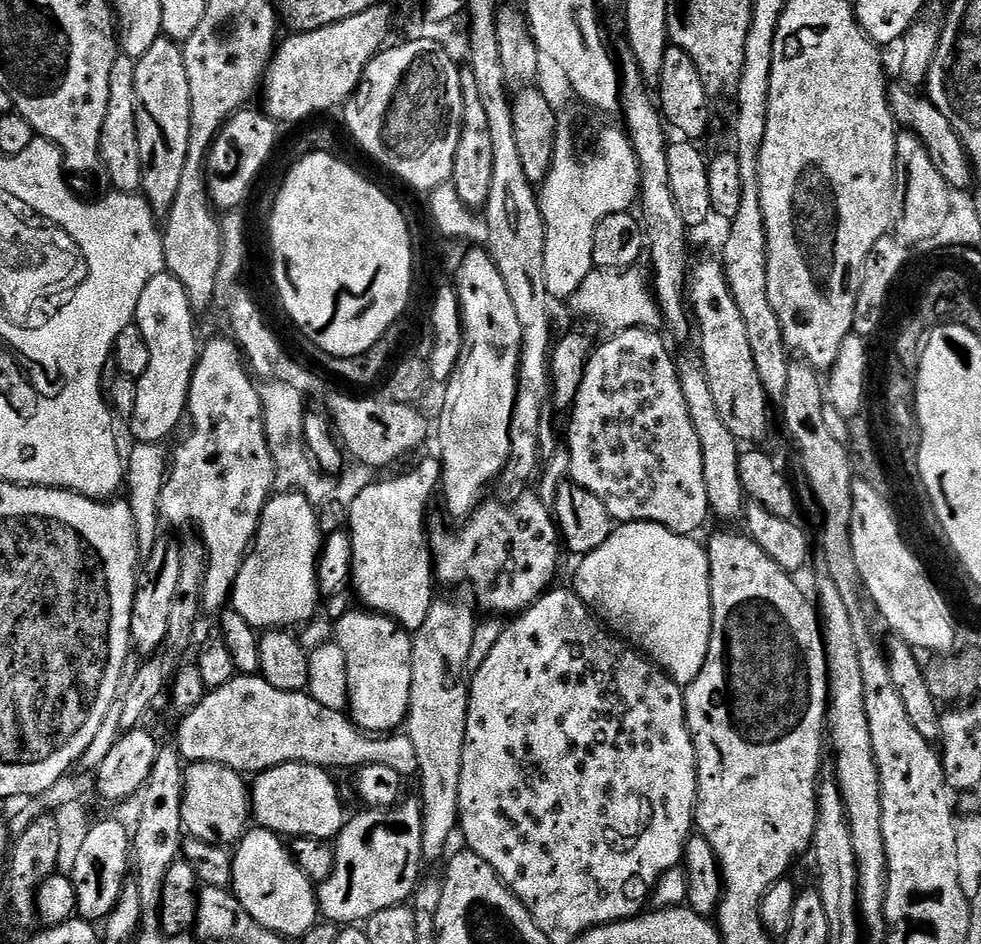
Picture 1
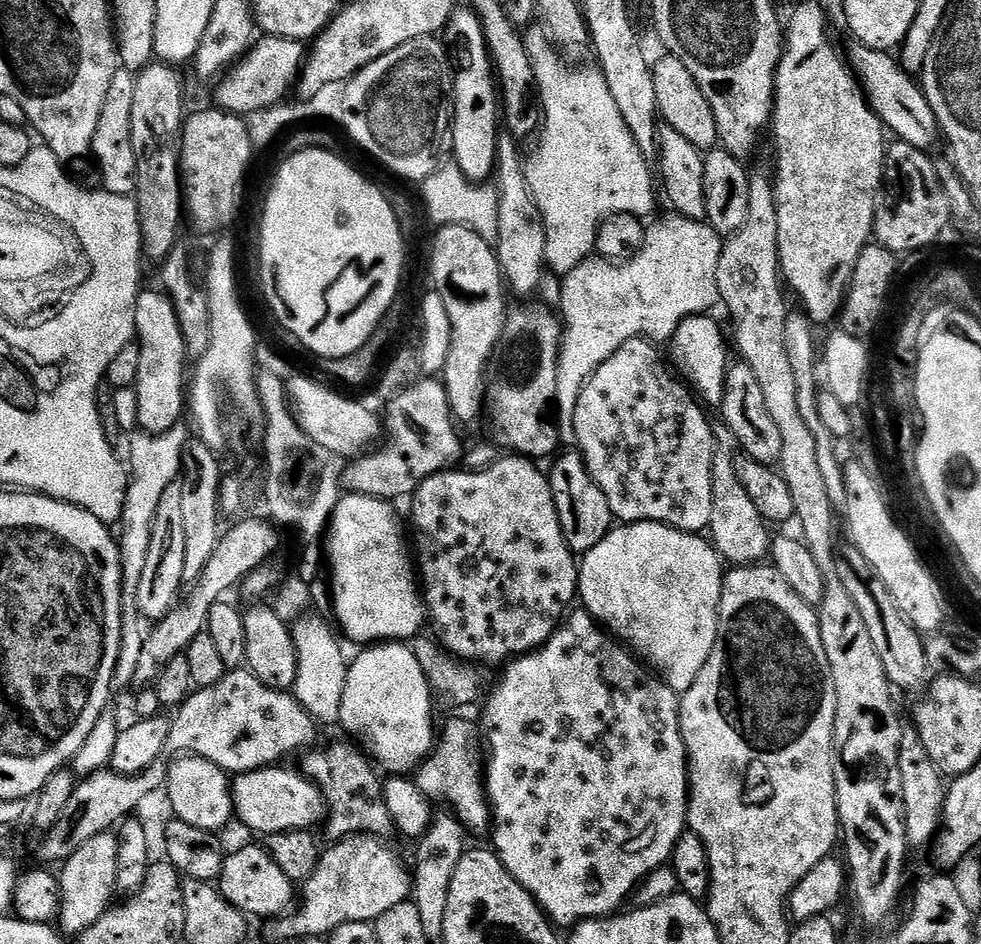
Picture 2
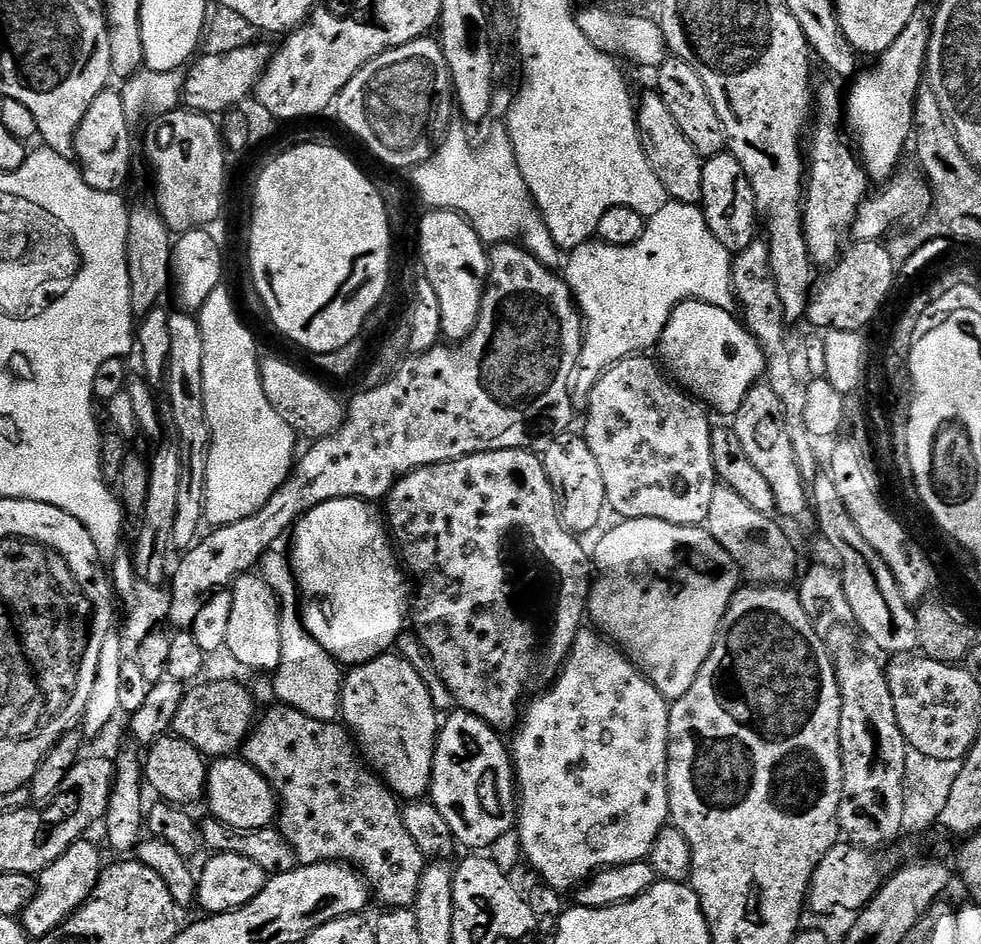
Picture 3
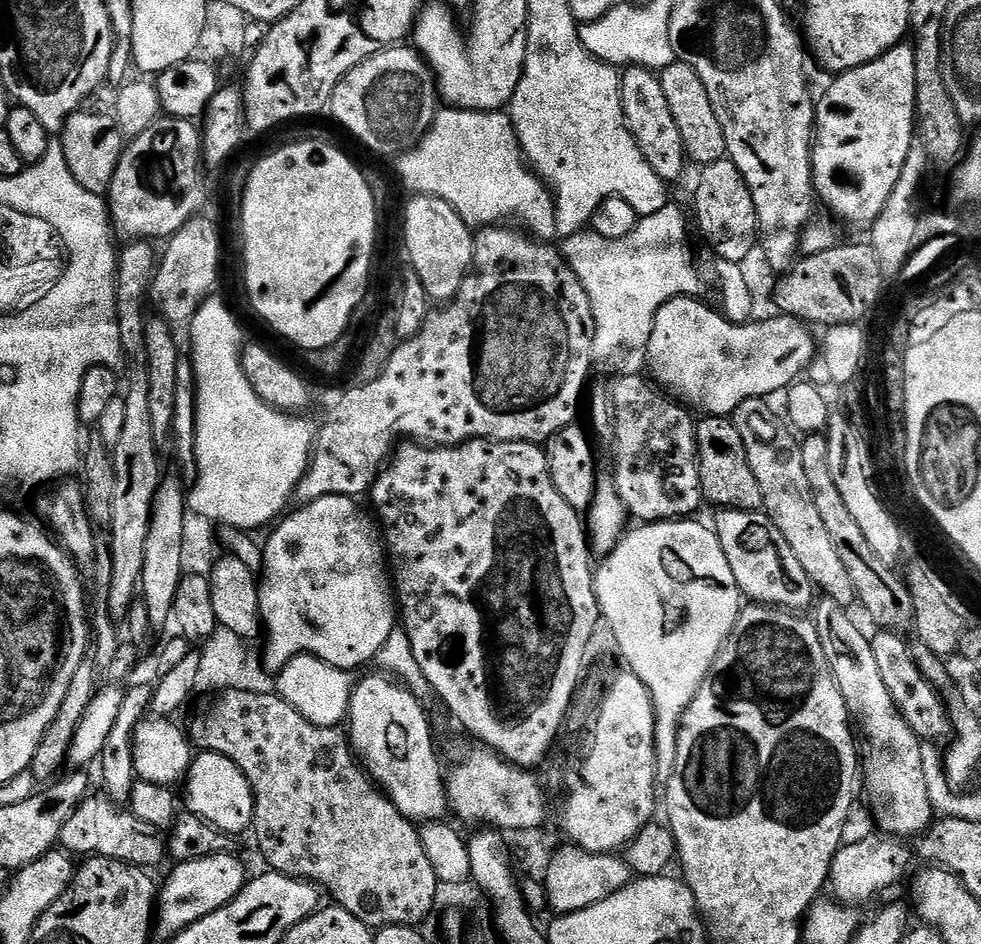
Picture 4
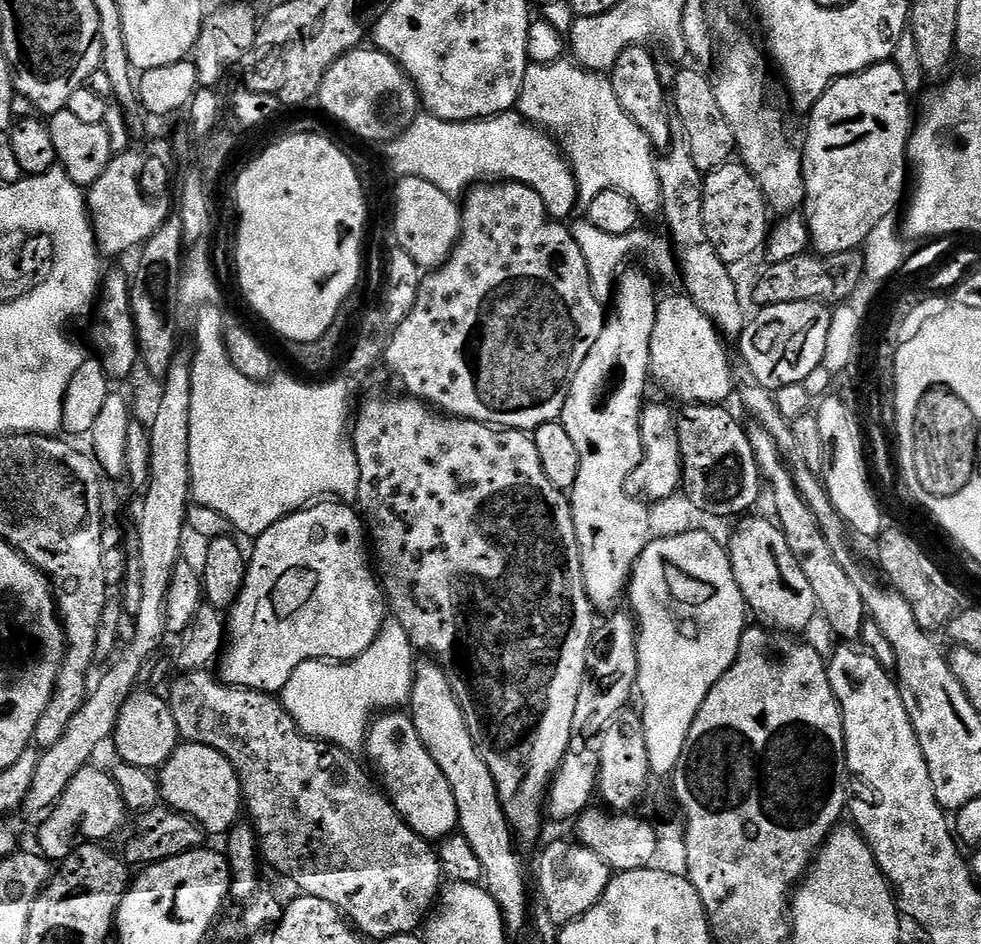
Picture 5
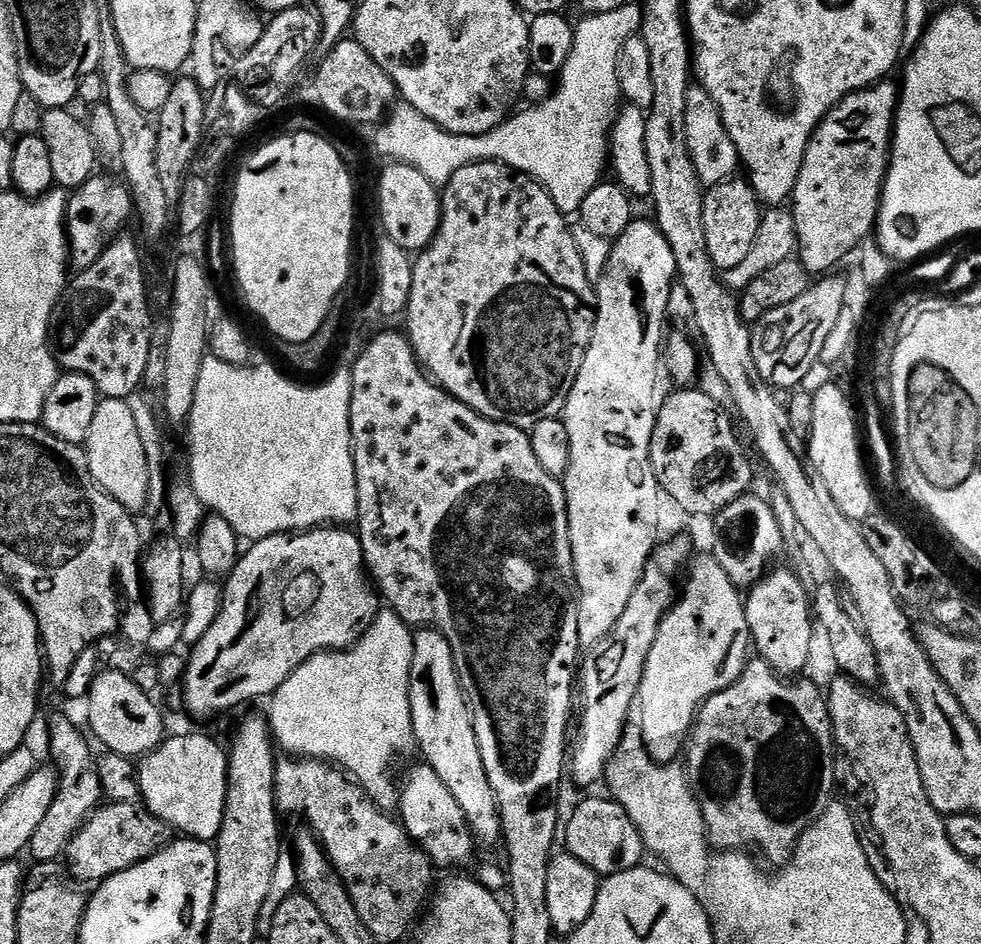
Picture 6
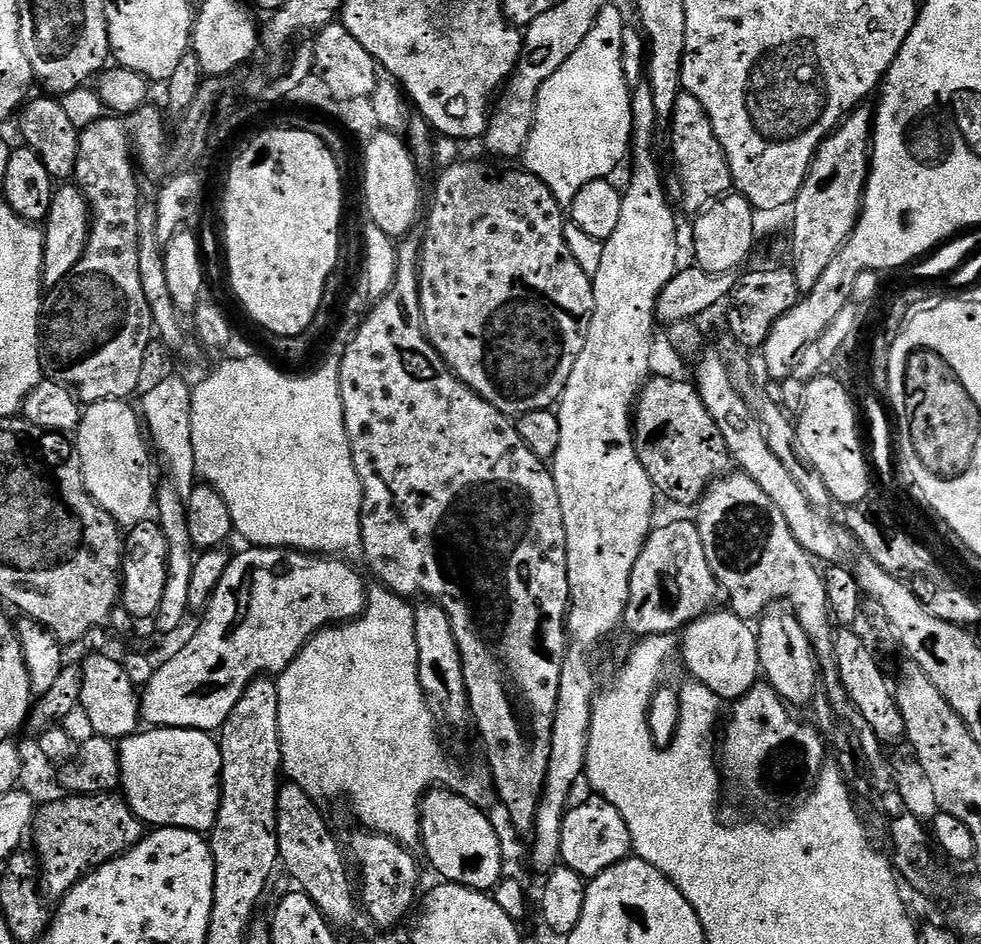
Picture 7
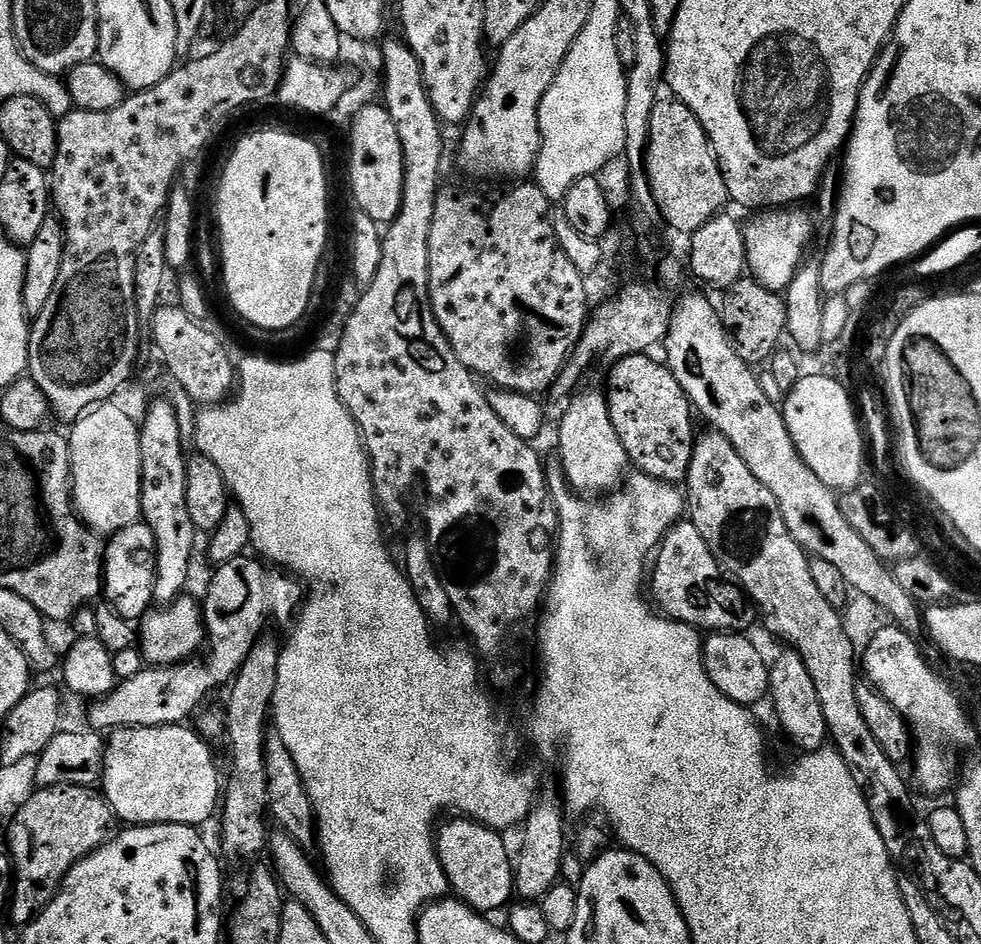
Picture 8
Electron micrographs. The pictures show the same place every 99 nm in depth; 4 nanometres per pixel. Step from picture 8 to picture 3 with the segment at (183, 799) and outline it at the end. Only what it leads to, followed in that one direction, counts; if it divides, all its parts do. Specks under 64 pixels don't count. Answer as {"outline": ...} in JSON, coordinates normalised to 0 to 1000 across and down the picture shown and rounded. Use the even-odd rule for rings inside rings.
{"outline":[[[240,800],[225,801],[215,806],[212,816],[210,853],[219,868],[230,871],[243,879],[263,879],[272,877],[282,868],[283,849],[281,839],[271,828],[271,824],[258,809]]]}

